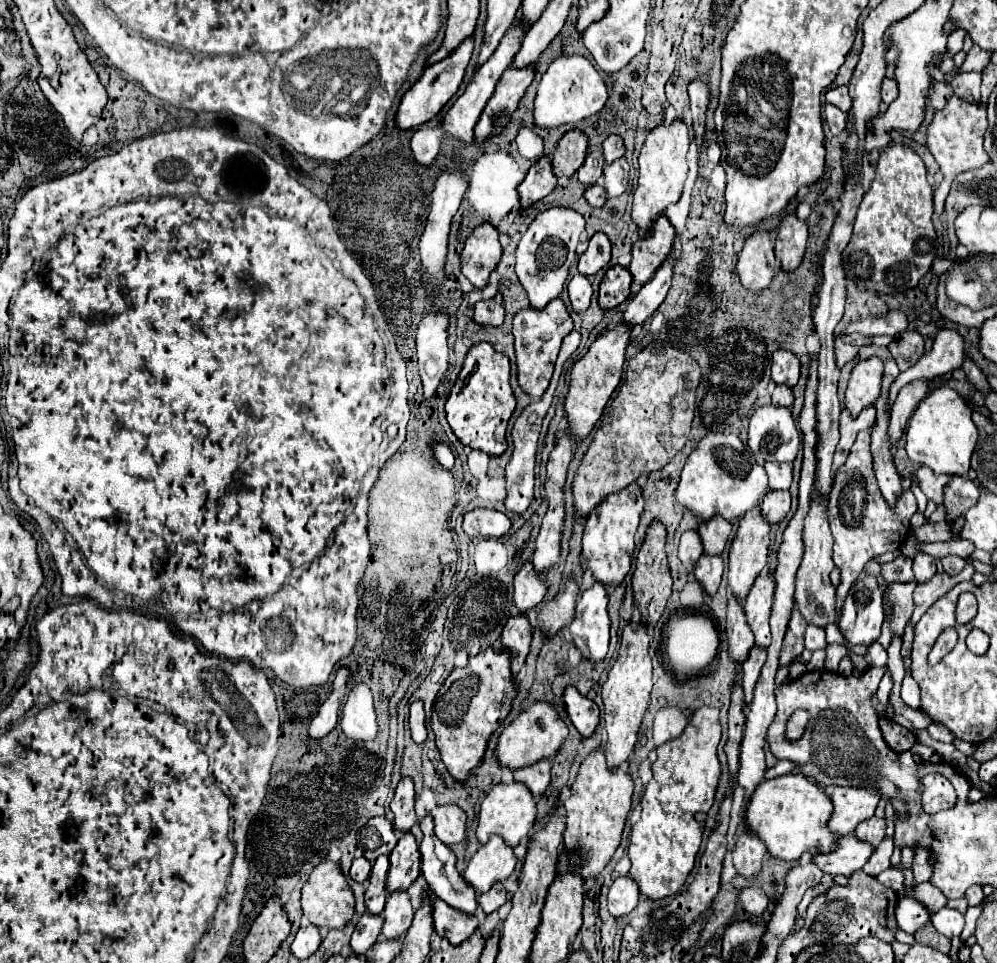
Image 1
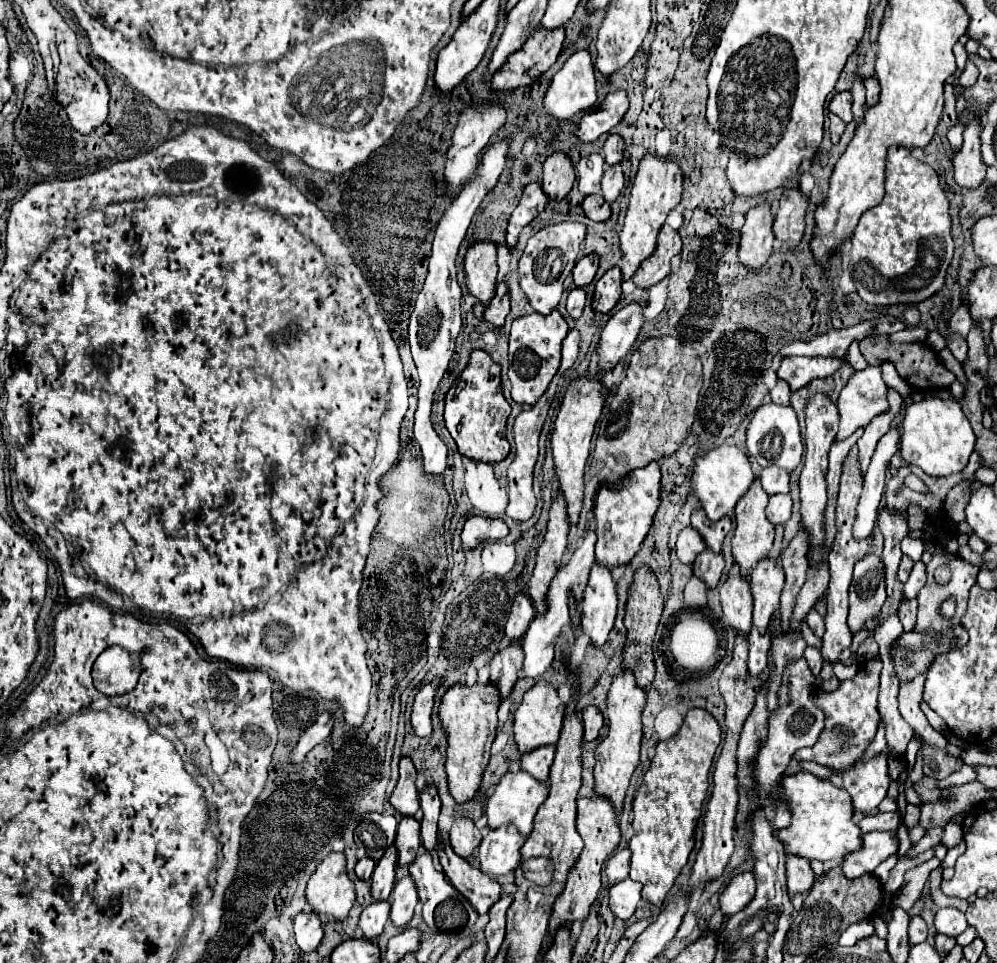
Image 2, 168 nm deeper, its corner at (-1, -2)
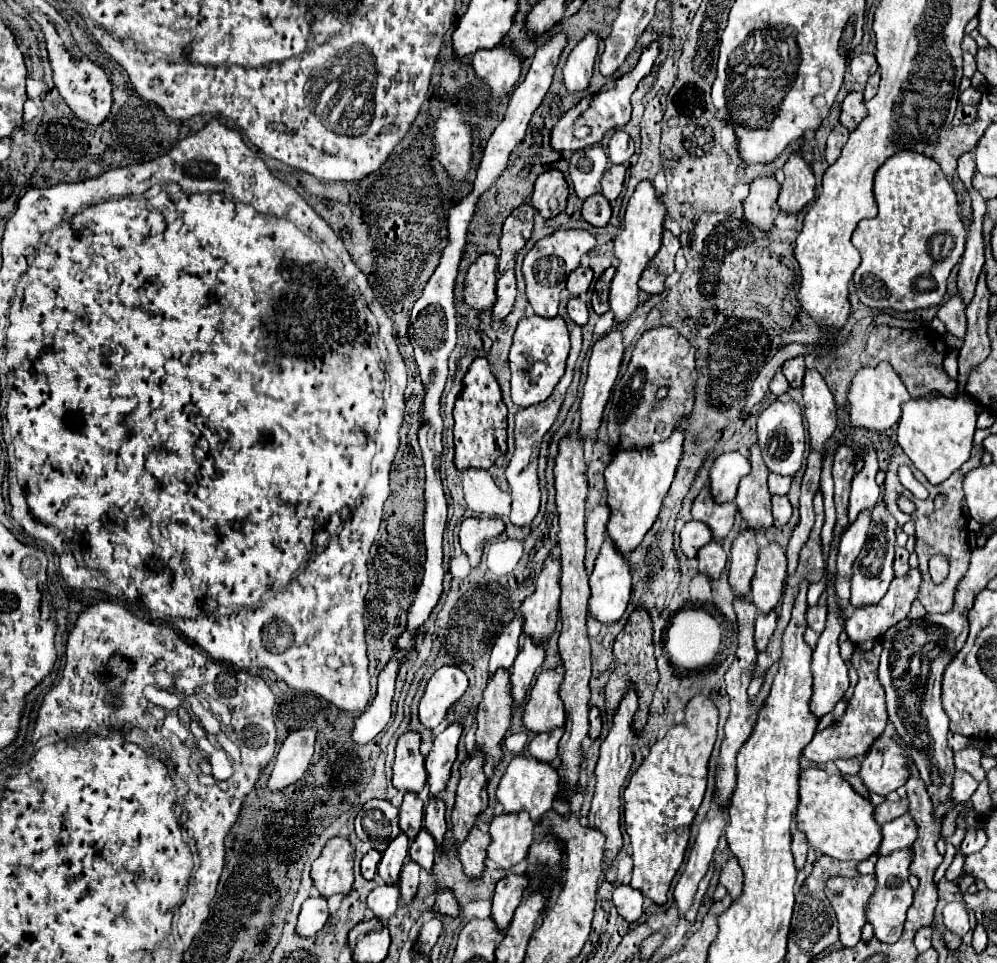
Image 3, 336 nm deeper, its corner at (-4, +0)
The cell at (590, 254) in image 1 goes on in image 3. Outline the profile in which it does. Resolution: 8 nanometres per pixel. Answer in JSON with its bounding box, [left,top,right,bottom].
[566,267,594,297]

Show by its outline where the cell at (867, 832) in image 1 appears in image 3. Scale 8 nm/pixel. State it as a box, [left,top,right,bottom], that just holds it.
[874,799,908,825]

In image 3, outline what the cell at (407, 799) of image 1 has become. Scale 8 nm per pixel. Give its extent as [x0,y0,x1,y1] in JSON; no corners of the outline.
[392,733,426,793]

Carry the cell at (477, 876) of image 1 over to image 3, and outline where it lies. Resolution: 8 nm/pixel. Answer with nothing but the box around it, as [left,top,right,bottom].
[488,813,534,869]

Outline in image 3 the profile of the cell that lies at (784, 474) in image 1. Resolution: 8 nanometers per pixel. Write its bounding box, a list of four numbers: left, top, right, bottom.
[768,473,790,495]

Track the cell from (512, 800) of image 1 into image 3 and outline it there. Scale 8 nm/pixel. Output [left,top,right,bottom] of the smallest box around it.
[496,757,560,821]

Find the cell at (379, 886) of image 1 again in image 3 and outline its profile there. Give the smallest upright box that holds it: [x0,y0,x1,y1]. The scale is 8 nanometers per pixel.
[378,835,410,885]

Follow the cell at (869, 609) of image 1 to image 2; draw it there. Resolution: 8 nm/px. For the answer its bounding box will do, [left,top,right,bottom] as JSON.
[849,553,885,633]

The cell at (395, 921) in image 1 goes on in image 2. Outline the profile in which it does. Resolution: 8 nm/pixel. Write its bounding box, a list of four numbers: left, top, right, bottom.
[391,875,417,927]

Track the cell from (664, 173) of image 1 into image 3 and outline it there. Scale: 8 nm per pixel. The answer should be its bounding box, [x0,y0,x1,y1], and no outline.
[610,181,666,321]

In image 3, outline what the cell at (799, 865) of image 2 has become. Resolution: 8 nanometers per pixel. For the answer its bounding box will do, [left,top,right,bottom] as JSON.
[792,829,808,869]

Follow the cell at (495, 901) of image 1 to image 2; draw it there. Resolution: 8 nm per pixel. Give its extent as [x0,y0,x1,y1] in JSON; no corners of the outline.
[437,831,501,913]

